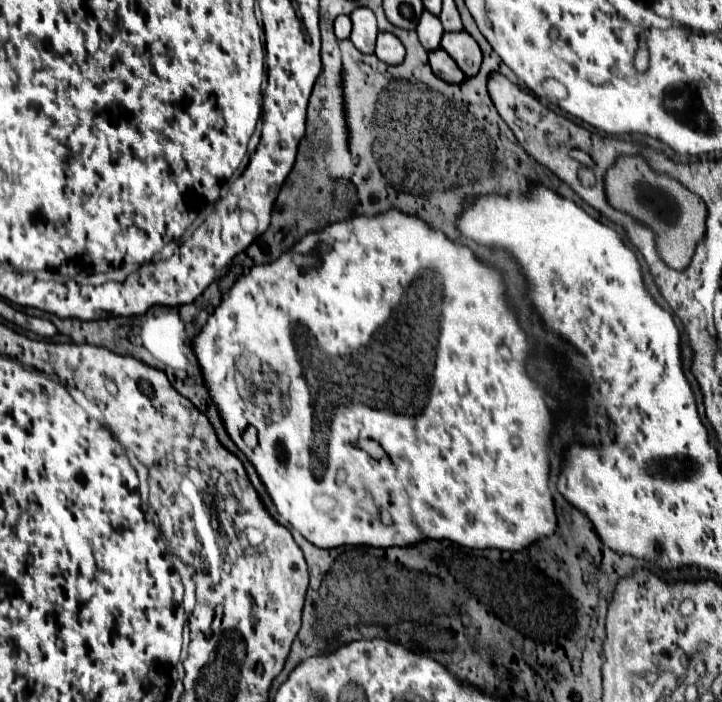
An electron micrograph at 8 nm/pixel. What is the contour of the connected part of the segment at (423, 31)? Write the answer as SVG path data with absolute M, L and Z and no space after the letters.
M424 10L422 18L420 18L418 26L416 26L416 32L418 32L418 38L420 38L422 46L424 46L428 52L440 48L440 40L442 40L444 28L442 28L438 16L432 16L432 12Z

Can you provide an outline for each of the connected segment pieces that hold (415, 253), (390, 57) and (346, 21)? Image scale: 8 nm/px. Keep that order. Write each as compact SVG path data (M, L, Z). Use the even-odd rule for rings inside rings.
M388 210L386 214L380 214L380 216L356 216L348 222L330 224L322 232L304 236L298 244L308 244L308 246L304 248L294 246L292 252L310 252L318 248L320 242L328 242L332 246L324 254L324 260L320 262L320 266L302 270L292 262L290 254L282 254L278 260L264 264L264 266L254 266L246 276L238 278L230 294L224 296L222 304L208 318L206 326L194 340L194 350L200 360L206 386L210 390L212 400L216 402L220 410L226 432L238 444L238 448L248 456L248 460L256 466L258 476L266 484L282 518L288 524L292 524L306 540L310 540L312 544L320 548L336 548L342 544L354 544L354 546L366 544L366 546L376 546L376 548L388 548L388 546L408 546L424 538L434 538L434 540L446 538L466 548L522 550L534 540L542 536L550 536L556 528L556 514L554 514L552 494L548 490L548 444L546 442L548 442L548 432L550 432L550 412L556 410L556 406L524 372L524 356L530 350L530 342L524 330L518 326L516 316L508 308L500 272L482 264L468 246L454 244L440 230L432 230L426 222L414 216L396 212L396 210ZM318 348L322 348L324 352L334 352L336 348L336 352L344 356L324 354ZM352 348L358 348L358 350L350 354ZM244 352L254 352L256 356L244 356L244 360L238 360L238 376L236 376L236 358L242 356ZM236 382L238 382L240 392L236 388ZM248 424L252 424L258 430L260 442L256 448L248 448L242 440L242 432L246 430ZM360 438L378 440L384 452L388 454L388 458L380 462L374 460L368 452L360 448L358 444ZM366 496L374 500L378 510L386 510L390 514L390 524L384 524L380 512L368 514L366 510L362 510L360 502Z
M380 32L376 42L376 56L386 64L400 64L404 60L404 46L392 32Z
M338 16L336 22L334 22L334 32L336 32L336 38L338 40L344 40L350 36L350 30L352 30L352 22L348 16Z

